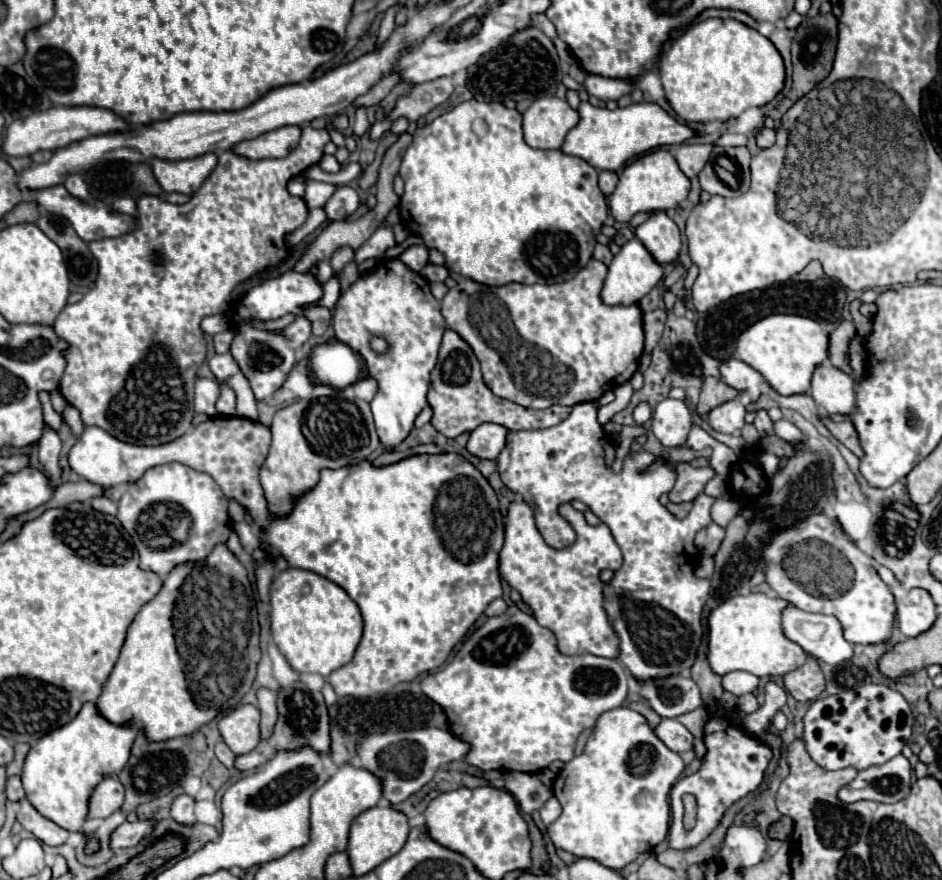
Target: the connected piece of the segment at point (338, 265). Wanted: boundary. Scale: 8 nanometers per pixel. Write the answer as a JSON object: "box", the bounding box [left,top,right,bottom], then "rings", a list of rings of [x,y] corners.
{"box":[329,247,355,277],"rings":[[[341,247],[339,251],[335,251],[335,255],[329,261],[331,267],[333,267],[333,277],[337,277],[341,273],[341,269],[353,259],[353,255],[355,255],[355,251],[349,249],[349,247]]]}

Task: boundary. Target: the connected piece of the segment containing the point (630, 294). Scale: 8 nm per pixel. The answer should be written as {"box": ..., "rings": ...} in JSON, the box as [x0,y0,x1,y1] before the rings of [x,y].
{"box":[601,239,663,305],"rings":[[[631,239],[621,247],[621,251],[613,257],[603,289],[601,289],[601,301],[605,305],[635,305],[641,297],[645,297],[663,277],[663,267],[653,261],[649,251],[637,241]]]}

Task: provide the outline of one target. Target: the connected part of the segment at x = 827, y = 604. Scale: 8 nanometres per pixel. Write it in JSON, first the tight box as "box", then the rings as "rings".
{"box":[759,513,895,643],"rings":[[[825,513],[809,515],[791,525],[789,529],[773,529],[773,541],[765,545],[759,569],[765,573],[765,581],[783,601],[803,611],[835,615],[843,627],[843,637],[849,643],[879,643],[891,637],[895,615],[895,601],[891,589],[877,575],[873,561],[867,561],[867,555],[843,535],[841,525]]]}

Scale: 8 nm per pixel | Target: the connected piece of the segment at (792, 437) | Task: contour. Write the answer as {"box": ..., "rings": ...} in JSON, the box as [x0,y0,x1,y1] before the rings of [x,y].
{"box":[775,419,803,443],"rings":[[[781,419],[781,421],[775,423],[775,435],[785,439],[785,441],[789,441],[789,443],[801,441],[801,437],[803,437],[803,433],[791,421],[787,421],[787,419]]]}

